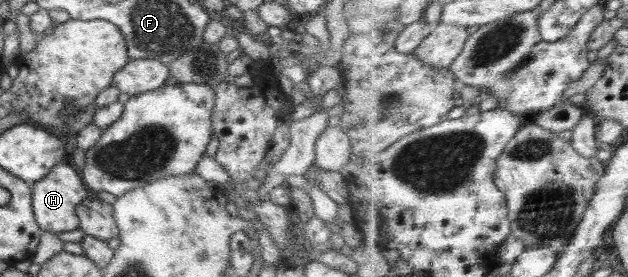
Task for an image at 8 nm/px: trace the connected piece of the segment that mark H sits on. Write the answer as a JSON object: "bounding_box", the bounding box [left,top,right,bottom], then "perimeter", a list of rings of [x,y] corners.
{"bounding_box":[30,162,87,233],"perimeter":[[[61,162],[56,164],[47,176],[30,185],[32,187],[32,209],[41,230],[58,233],[79,228],[80,222],[75,207],[87,196],[87,190],[76,167],[70,162]]]}

